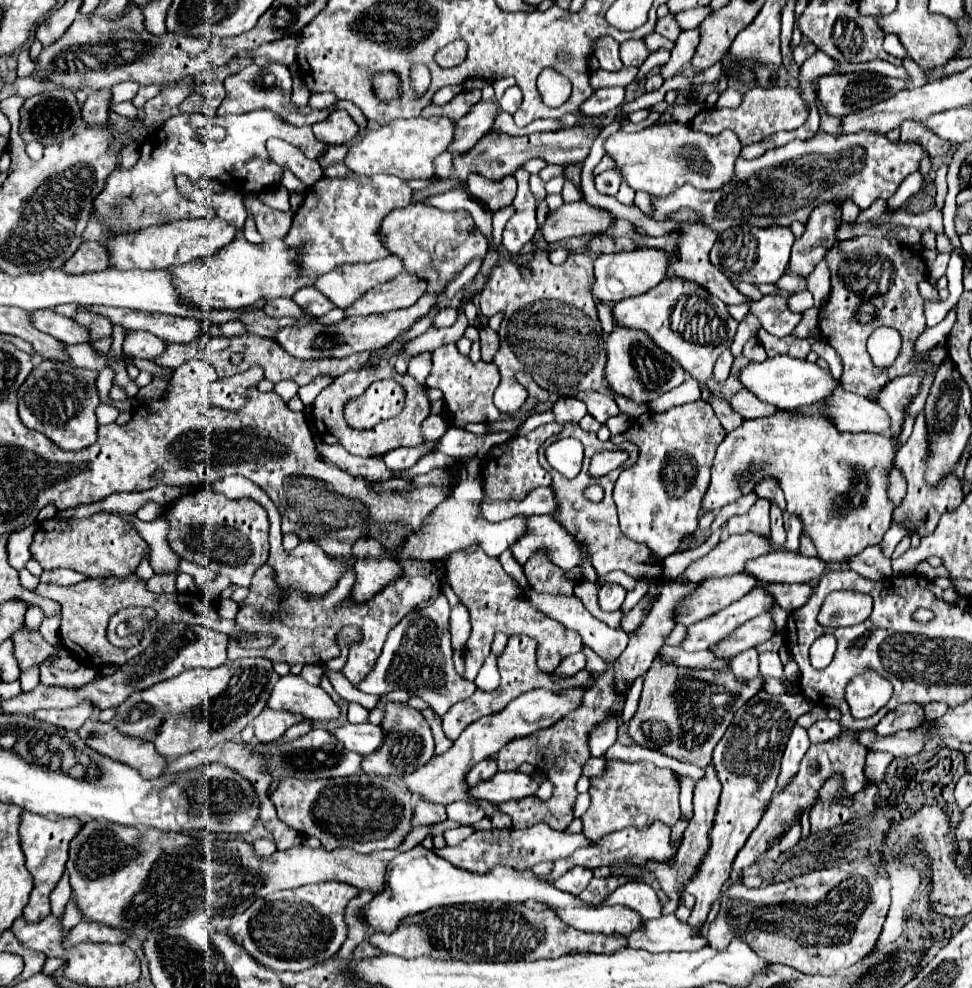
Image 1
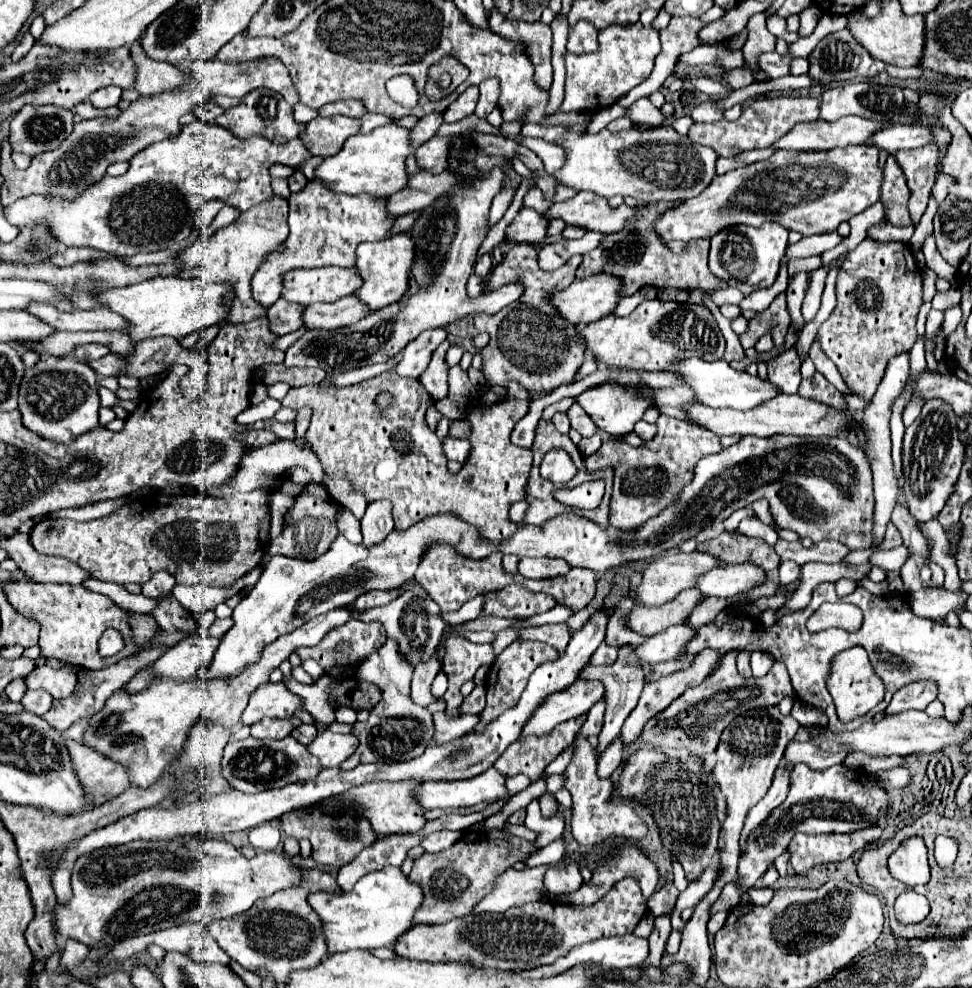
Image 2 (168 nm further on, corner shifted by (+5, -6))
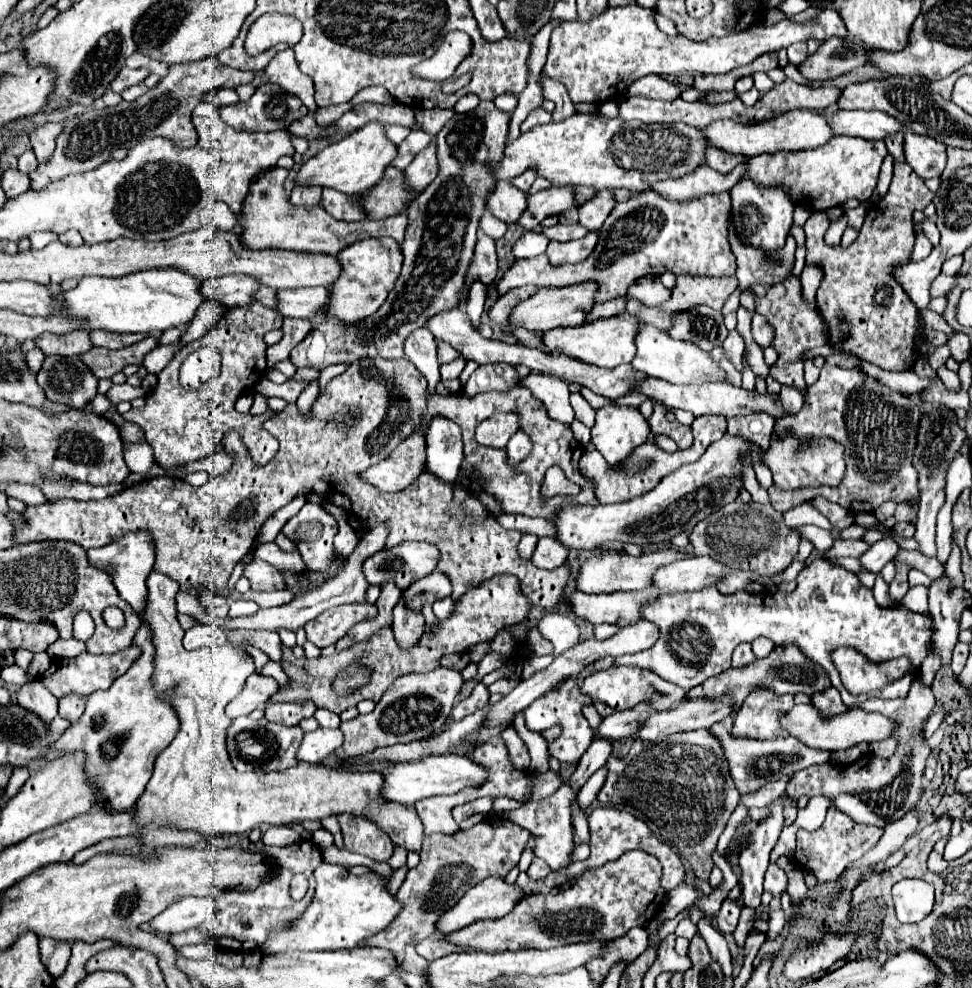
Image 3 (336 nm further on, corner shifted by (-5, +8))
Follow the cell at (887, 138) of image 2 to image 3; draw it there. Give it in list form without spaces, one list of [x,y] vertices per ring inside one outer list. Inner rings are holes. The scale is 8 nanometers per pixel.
[[[820,111],[828,117],[834,135],[850,135],[862,139],[886,139],[894,133],[904,133],[906,127],[892,115],[882,111]]]

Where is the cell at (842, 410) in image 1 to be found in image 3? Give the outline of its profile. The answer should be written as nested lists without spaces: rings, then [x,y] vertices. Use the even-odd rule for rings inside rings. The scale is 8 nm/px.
[[[646,379],[638,385],[640,393],[644,393],[646,397],[654,399],[654,401],[660,401],[668,407],[674,407],[674,409],[684,409],[684,411],[690,411],[694,413],[696,417],[700,415],[722,415],[722,417],[742,417],[742,415],[752,415],[752,413],[768,413],[770,417],[774,419],[780,419],[780,417],[786,417],[786,411],[782,407],[782,399],[778,393],[758,393],[756,389],[748,391],[744,387],[736,387],[736,385],[730,385],[730,383],[722,383],[722,385],[674,385],[674,383],[668,383],[668,381],[662,381],[662,379]]]

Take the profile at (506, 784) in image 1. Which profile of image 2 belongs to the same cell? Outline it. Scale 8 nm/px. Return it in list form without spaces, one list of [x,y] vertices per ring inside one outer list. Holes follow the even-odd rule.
[[[490,767],[482,775],[462,781],[426,781],[412,793],[424,811],[430,809],[458,809],[476,803],[494,803],[506,797],[506,777]]]

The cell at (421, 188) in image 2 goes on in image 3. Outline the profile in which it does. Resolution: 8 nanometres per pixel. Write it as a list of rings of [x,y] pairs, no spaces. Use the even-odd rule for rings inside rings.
[[[386,169],[386,177],[366,193],[366,213],[370,219],[392,217],[408,209],[414,193],[406,185],[404,171],[400,169]]]

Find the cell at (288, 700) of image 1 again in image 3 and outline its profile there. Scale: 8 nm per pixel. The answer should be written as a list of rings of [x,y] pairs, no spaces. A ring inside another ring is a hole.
[[[254,673],[246,679],[242,693],[226,707],[226,715],[236,719],[242,715],[248,715],[250,711],[254,711],[258,707],[264,707],[270,701],[270,697],[274,693],[278,693],[278,689],[280,689],[280,685],[274,677]]]

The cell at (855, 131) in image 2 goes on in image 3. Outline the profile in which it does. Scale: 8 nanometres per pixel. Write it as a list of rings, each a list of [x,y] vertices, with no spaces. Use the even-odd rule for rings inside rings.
[[[814,109],[782,113],[778,117],[772,117],[770,121],[762,121],[758,125],[734,125],[734,121],[716,121],[714,125],[708,125],[702,131],[706,133],[706,137],[712,145],[716,145],[728,153],[742,153],[746,157],[754,157],[758,153],[814,149],[818,145],[824,145],[830,137],[834,137],[832,127],[826,121],[826,117]]]

